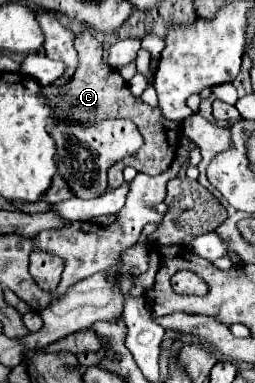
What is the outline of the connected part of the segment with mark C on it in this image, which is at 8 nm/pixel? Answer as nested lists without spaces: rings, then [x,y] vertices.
[[[81,32],[75,36],[75,50],[81,58],[75,76],[71,82],[63,88],[47,86],[43,88],[43,94],[53,102],[55,114],[61,114],[61,118],[73,118],[73,120],[103,120],[103,118],[129,118],[135,122],[143,136],[143,146],[137,154],[123,158],[109,170],[109,188],[119,188],[123,184],[123,168],[133,166],[137,172],[143,172],[147,176],[157,176],[165,172],[171,166],[171,160],[175,158],[175,148],[179,142],[181,126],[179,122],[169,122],[163,118],[159,108],[151,108],[143,104],[141,100],[133,98],[127,90],[127,82],[121,78],[121,74],[105,64],[103,46],[87,32]]]

